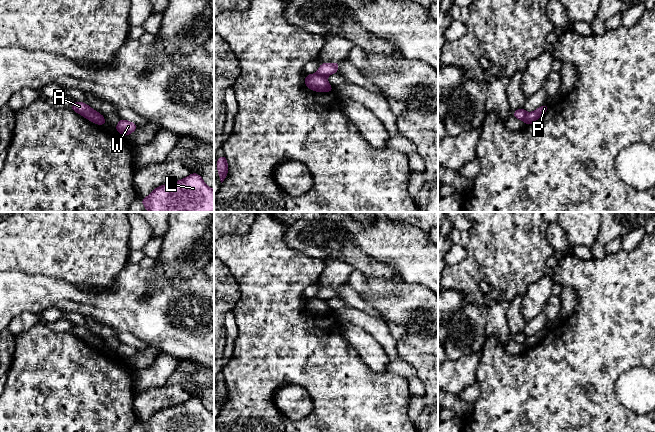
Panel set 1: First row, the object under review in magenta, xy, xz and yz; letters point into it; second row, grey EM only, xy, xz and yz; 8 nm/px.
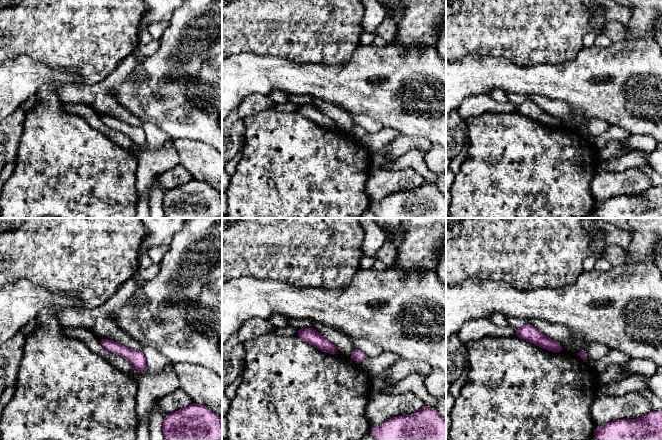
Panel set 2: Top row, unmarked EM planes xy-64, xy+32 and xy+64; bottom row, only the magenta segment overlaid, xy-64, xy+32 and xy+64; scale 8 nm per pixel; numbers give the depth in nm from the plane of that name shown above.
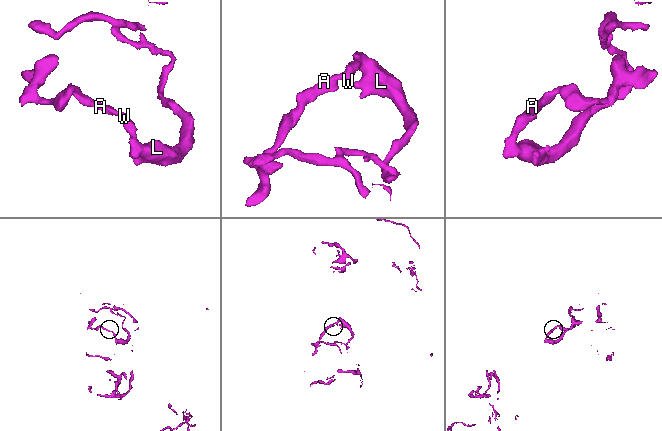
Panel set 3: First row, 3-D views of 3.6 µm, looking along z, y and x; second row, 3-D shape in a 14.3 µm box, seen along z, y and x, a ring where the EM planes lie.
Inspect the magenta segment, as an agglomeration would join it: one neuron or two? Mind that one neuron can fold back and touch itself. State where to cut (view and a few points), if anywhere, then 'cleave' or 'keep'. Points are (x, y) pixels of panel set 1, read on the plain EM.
cut xz (317, 296), (325, 301); cleave

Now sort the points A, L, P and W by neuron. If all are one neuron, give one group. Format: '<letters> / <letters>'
A P / L W

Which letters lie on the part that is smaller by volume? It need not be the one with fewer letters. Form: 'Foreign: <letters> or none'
Foreign: A, P

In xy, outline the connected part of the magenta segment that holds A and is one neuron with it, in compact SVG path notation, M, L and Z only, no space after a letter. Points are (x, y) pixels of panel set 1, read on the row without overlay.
M75 325L71 330L72 334L87 342L89 345L98 348L98 349L106 349L106 345L104 341L98 338L95 334L93 334L89 329Z

